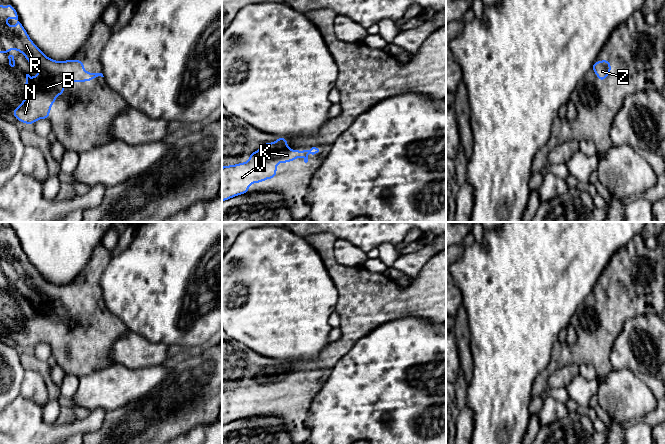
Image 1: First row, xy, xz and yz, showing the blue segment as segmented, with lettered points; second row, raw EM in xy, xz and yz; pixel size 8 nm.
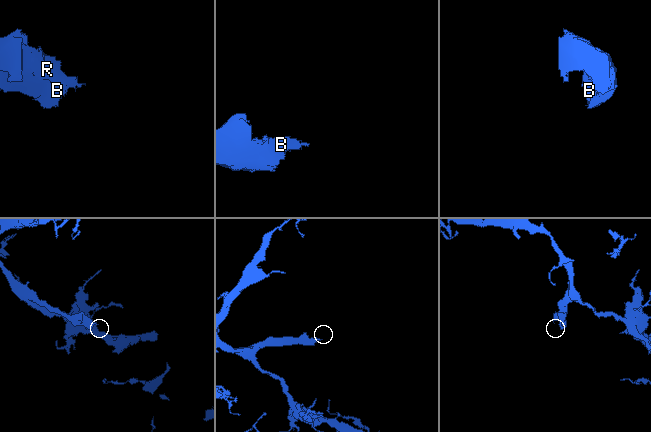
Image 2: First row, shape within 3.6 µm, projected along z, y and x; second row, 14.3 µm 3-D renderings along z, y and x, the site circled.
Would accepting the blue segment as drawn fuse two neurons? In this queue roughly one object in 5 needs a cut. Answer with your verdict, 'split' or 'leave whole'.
leave whole

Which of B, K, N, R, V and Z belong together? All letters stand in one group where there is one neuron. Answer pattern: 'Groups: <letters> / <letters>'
Groups: B K N R V Z

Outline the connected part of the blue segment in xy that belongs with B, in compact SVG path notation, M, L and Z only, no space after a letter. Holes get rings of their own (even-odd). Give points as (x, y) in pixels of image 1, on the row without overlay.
M11 227L0 228L0 277L7 278L10 273L16 273L24 278L26 285L37 294L38 299L33 302L26 298L25 315L27 320L18 332L13 333L12 339L20 346L33 349L39 343L49 344L52 328L57 319L64 318L67 306L84 308L86 303L92 306L96 301L104 301L102 297L89 297L84 294L84 285L69 283L56 285L47 281L38 270L33 267L23 251L17 235ZM5 242L14 242L17 249L11 251Z

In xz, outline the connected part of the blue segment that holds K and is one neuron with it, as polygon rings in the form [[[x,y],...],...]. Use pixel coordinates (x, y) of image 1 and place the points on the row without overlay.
[[[285,359],[271,367],[263,367],[257,376],[251,375],[249,385],[222,391],[222,426],[237,419],[249,417],[252,407],[263,407],[265,403],[275,403],[277,387],[289,387],[304,380],[308,386],[308,378],[316,378],[319,373],[290,374]]]

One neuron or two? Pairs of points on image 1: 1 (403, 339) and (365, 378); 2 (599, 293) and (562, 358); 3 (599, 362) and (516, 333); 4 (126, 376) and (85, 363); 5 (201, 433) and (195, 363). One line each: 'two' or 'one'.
1: one
2: one
3: two
4: two
5: two

